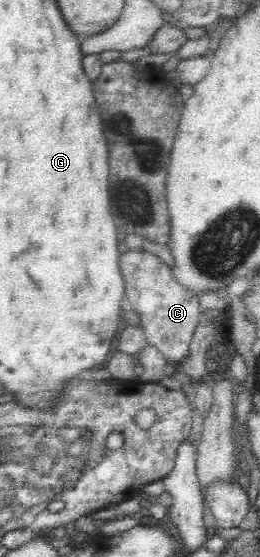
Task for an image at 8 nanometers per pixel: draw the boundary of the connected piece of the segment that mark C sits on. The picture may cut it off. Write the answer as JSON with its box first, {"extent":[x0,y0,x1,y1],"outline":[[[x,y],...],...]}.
{"extent":[119,249,201,363],"outline":[[[126,249],[119,258],[120,270],[125,280],[125,301],[137,310],[140,326],[145,332],[149,346],[154,345],[169,363],[183,361],[190,350],[190,341],[201,318],[199,296],[193,290],[181,286],[169,267],[150,252]]]}

